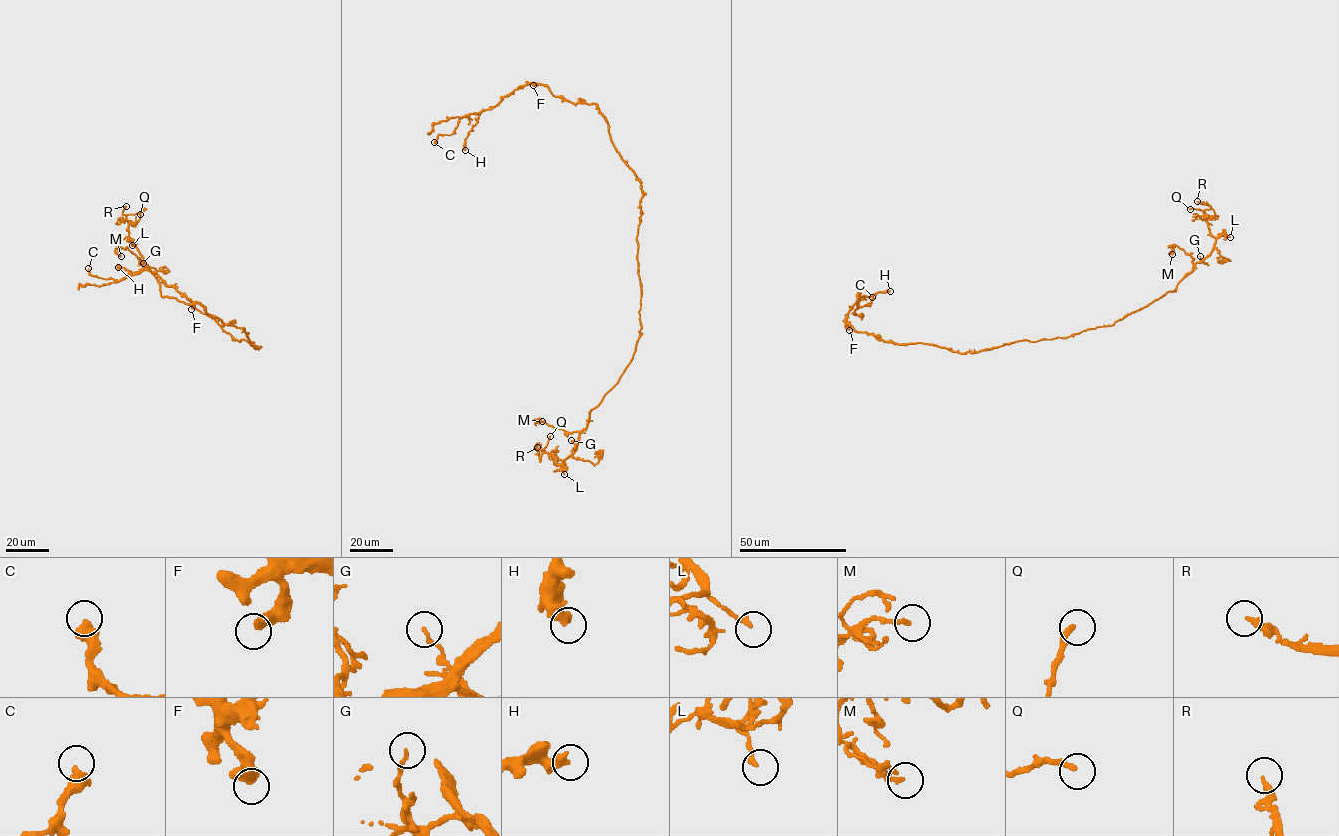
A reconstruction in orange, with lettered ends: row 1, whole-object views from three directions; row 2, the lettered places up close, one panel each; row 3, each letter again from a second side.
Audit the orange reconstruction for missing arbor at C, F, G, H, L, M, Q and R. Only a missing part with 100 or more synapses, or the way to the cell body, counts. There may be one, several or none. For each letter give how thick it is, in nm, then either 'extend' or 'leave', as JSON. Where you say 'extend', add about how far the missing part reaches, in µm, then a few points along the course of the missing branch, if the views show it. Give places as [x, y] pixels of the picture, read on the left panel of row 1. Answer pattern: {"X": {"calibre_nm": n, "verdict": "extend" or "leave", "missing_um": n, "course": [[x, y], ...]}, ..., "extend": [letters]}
{"C": {"calibre_nm": 500, "verdict": "leave"}, "F": {"calibre_nm": 550, "verdict": "leave"}, "G": {"calibre_nm": 150, "verdict": "leave"}, "H": {"calibre_nm": 440, "verdict": "leave"}, "L": {"calibre_nm": 180, "verdict": "leave"}, "M": {"calibre_nm": 130, "verdict": "leave"}, "Q": {"calibre_nm": 220, "verdict": "leave"}, "R": {"calibre_nm": 220, "verdict": "extend", "missing_um": 15, "course": [[126, 206], [130, 189]]}, "extend": ["R"]}

